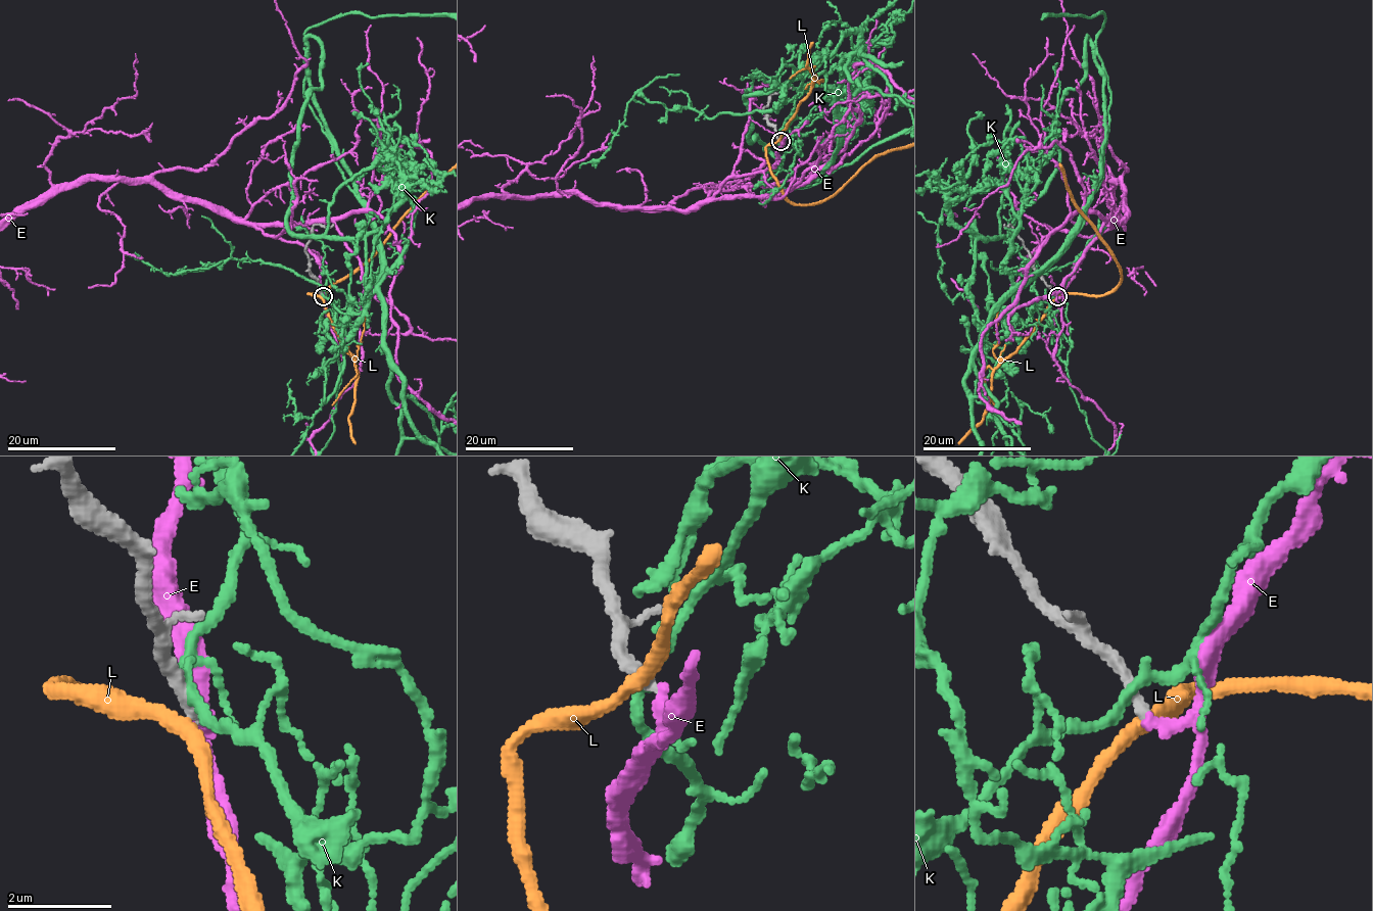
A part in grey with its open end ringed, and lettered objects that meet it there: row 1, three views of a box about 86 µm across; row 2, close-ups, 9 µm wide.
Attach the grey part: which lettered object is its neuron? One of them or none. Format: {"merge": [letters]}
{"merge": ["E"]}

